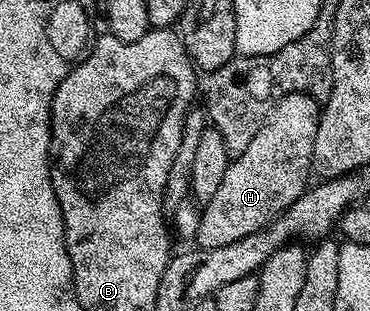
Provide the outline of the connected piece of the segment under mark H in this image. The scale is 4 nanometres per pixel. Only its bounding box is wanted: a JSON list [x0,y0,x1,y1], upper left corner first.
[195,93,321,249]

